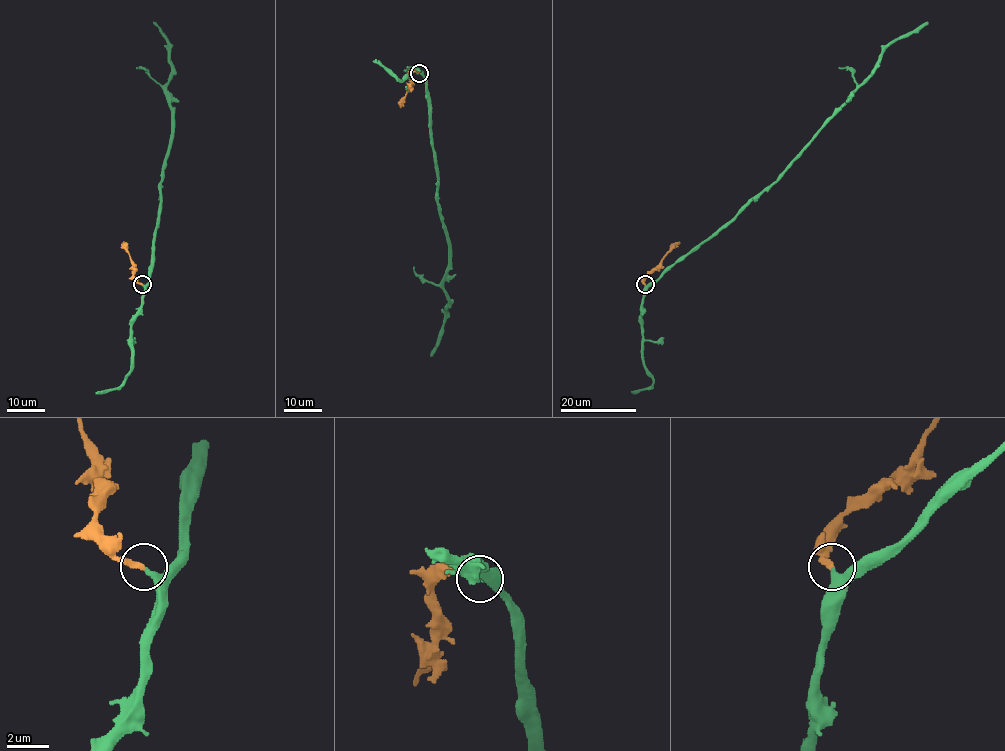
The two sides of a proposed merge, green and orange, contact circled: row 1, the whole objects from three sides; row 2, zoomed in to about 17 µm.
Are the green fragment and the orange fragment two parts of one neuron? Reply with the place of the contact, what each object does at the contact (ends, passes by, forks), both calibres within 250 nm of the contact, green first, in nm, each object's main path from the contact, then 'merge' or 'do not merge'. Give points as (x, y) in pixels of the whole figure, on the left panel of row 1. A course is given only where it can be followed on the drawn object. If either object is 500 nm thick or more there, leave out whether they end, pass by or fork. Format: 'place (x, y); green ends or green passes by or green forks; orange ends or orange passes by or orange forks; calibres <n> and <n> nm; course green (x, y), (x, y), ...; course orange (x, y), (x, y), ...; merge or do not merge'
place (142, 284); green ends; orange ends; calibres 300 and 220 nm; course green (142, 284), (148, 281), (162, 165), (171, 134), (170, 94), (166, 91), (171, 72), (169, 49), (154, 22); course orange (142, 284), (133, 276), (133, 264), (123, 241); merge

